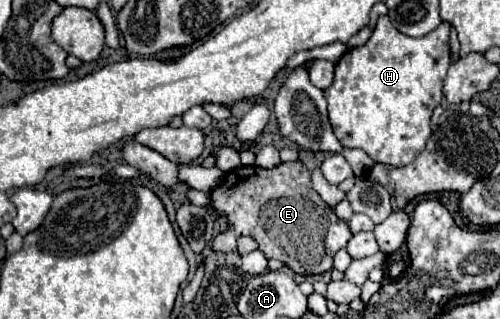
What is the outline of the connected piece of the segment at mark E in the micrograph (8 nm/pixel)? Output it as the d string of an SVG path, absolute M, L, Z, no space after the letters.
M284 162L272 170L264 170L258 166L240 166L230 170L222 184L218 184L210 192L210 208L218 216L226 216L228 220L228 230L218 234L212 242L214 250L220 252L234 252L236 250L236 240L240 236L250 236L258 242L258 248L266 254L266 258L276 258L284 262L288 268L292 268L296 274L310 276L310 274L322 274L332 270L332 258L334 254L348 244L352 238L352 232L346 222L342 222L332 208L328 208L320 196L312 190L310 184L310 172L302 162Z

